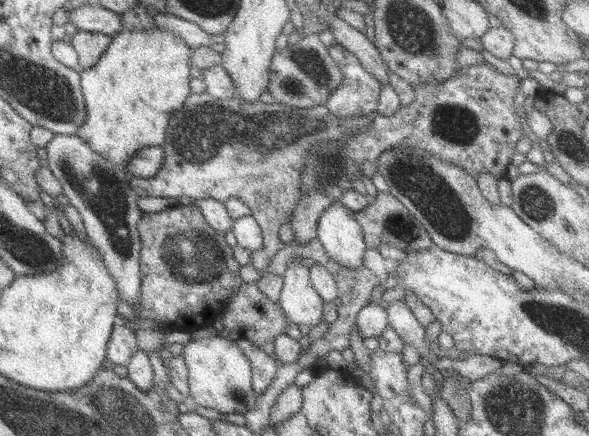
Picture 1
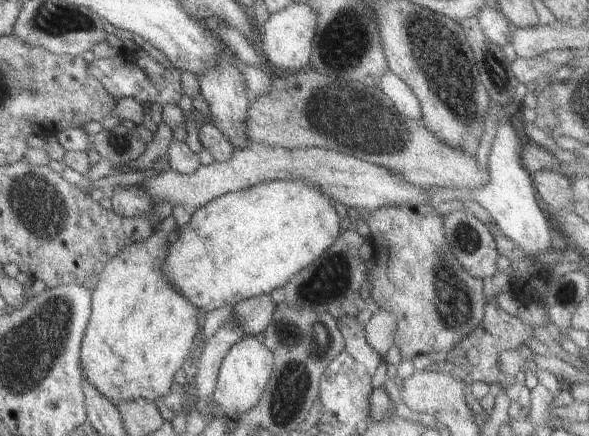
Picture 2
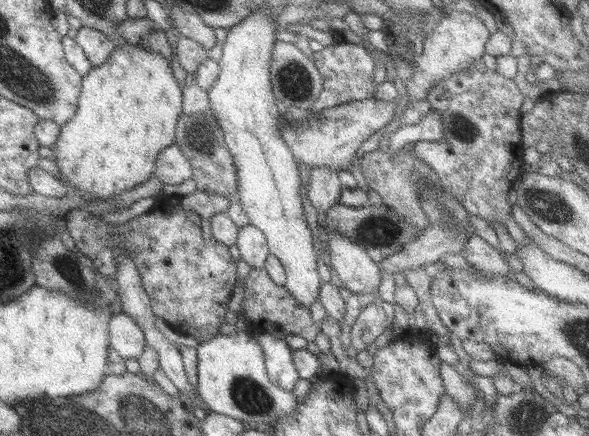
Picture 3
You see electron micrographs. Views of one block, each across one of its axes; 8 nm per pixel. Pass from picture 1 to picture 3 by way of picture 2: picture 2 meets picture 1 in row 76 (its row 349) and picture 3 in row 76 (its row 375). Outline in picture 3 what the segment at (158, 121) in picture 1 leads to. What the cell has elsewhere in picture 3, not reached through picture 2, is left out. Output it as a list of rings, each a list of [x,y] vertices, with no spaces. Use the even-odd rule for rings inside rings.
[[[125,44],[116,48],[111,54],[108,60],[104,62],[100,67],[92,67],[91,70],[82,78],[81,93],[78,99],[77,109],[72,118],[66,122],[65,126],[61,127],[58,141],[54,151],[54,161],[56,162],[60,172],[64,175],[63,180],[68,192],[76,192],[81,194],[86,200],[103,200],[114,202],[119,199],[121,192],[128,190],[132,187],[142,184],[154,174],[154,167],[156,167],[156,159],[158,154],[164,148],[172,145],[175,142],[175,131],[178,124],[178,119],[183,113],[183,89],[180,88],[176,76],[171,68],[171,64],[166,58],[163,58],[156,52],[148,52],[139,45]]]

